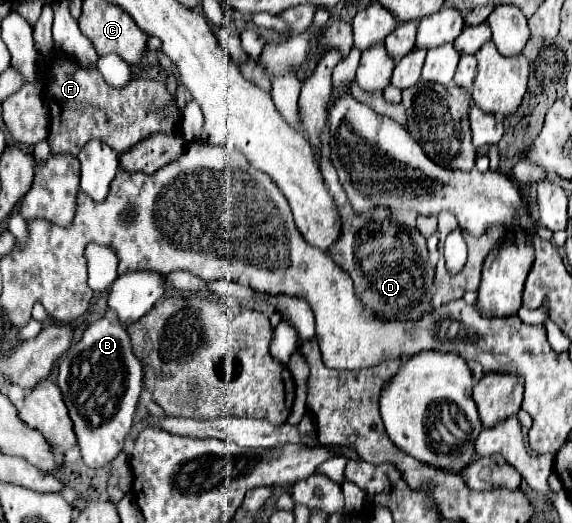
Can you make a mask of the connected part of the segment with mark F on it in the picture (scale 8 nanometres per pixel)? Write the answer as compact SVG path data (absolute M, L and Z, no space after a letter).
M53 57L49 59L47 67L49 81L43 97L46 98L51 117L49 145L53 153L77 155L79 149L83 149L91 139L99 139L111 149L123 153L151 133L169 131L161 129L159 107L171 105L173 97L162 82L132 79L127 87L115 89L103 81L97 69L81 69L67 57Z

